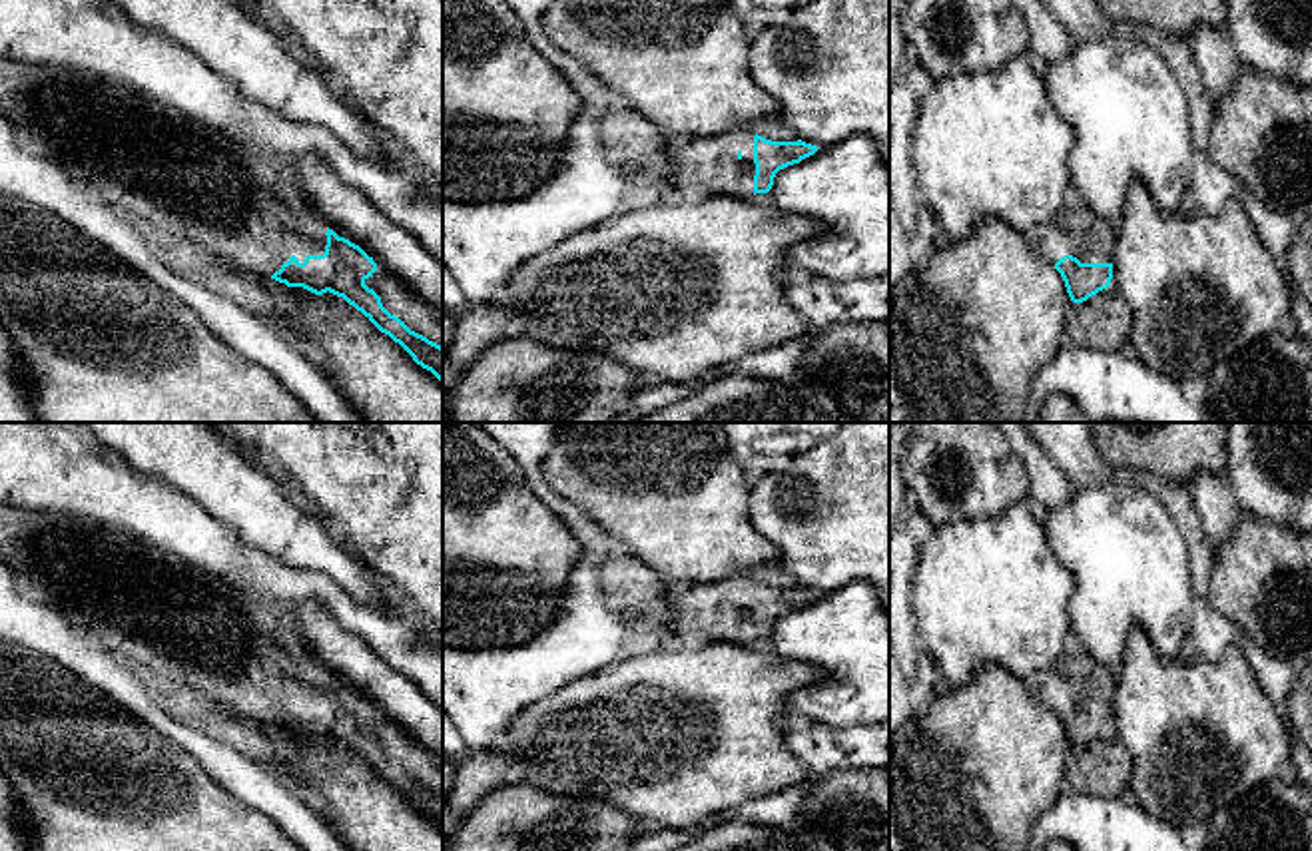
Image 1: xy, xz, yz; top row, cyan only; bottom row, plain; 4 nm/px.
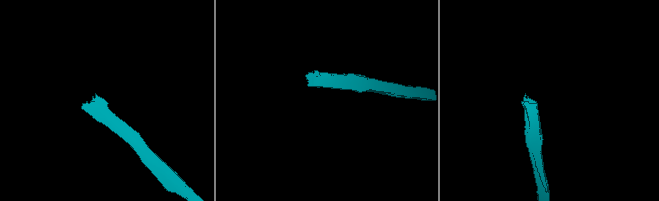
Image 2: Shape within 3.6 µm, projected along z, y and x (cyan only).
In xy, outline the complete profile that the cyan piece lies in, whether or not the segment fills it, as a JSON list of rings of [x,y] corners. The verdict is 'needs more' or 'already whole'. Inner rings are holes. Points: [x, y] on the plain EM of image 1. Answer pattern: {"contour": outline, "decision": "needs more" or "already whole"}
{"contour": [[[2,504],[0,558],[34,596],[126,664],[148,666],[189,686],[255,725],[271,723],[315,741],[343,743],[443,829],[443,793],[411,777],[365,731],[377,717],[373,704],[305,658],[247,590],[126,532]]], "decision": "needs more"}

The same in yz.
{"contour": [[[1069,630],[1061,658],[1041,676],[1041,702],[1061,719],[1073,749],[1107,735],[1113,725],[1117,672],[1089,656]]], "decision": "needs more"}

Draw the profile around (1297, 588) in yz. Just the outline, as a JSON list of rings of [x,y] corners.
[[[1242,512],[1214,556],[1214,610],[1266,652],[1300,668],[1312,644],[1312,532]]]

